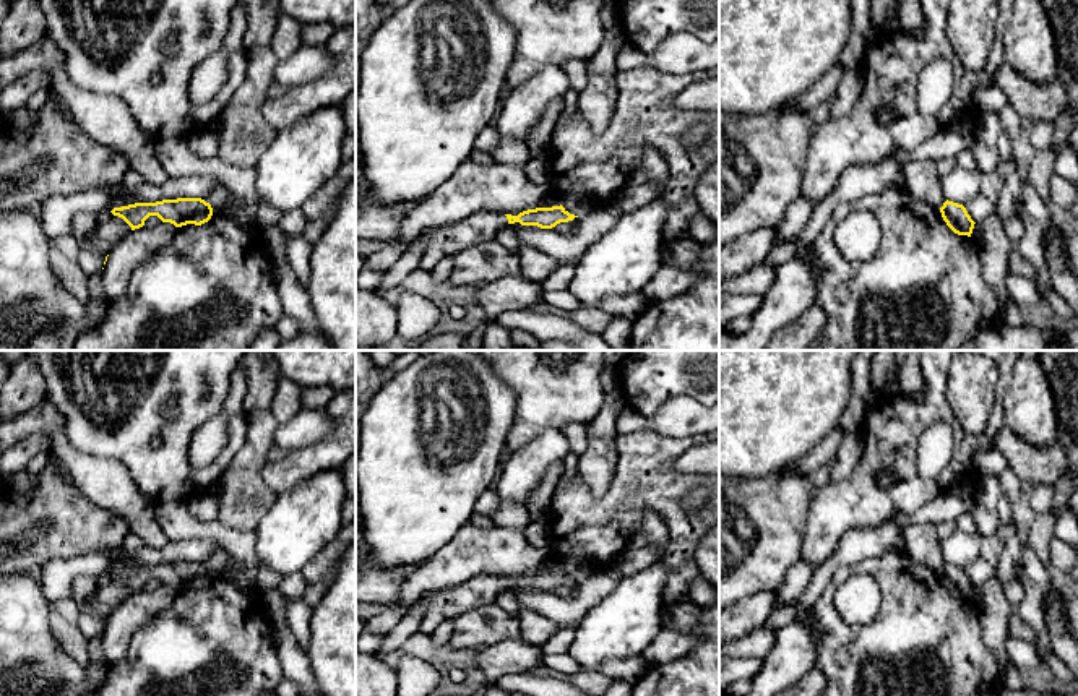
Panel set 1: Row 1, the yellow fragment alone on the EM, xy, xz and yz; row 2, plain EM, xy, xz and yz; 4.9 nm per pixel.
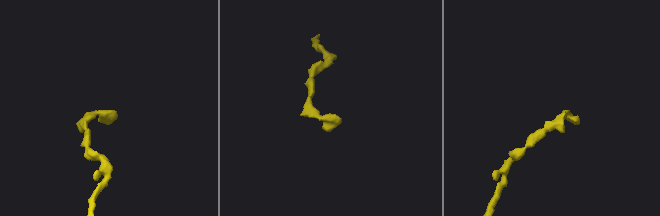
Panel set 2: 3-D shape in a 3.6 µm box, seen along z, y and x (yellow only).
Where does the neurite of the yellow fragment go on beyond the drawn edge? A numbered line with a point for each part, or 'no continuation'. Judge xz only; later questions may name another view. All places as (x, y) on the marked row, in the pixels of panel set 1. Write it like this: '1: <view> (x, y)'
1: xz (445, 240)

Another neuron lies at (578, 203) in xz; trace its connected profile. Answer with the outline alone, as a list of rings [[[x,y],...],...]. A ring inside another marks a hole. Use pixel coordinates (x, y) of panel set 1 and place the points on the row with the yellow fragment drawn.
[[[571,190],[565,196],[562,196],[560,204],[565,208],[565,211],[575,216],[588,214],[594,208],[597,208],[596,201],[580,190]]]

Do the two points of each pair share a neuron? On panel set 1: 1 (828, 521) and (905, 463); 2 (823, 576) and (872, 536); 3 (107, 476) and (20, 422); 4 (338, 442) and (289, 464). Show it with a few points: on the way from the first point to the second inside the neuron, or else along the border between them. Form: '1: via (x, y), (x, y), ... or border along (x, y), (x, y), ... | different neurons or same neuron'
1: via (848, 500), (861, 487), (862, 479), (883, 463) | same neuron
2: via (833, 563), (859, 544) | same neuron
3: via (85, 469), (43, 424) | same neuron
4: via (327, 453), (301, 464) | same neuron

